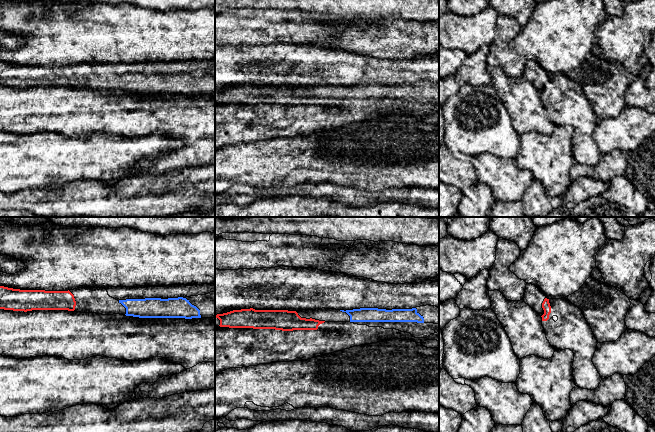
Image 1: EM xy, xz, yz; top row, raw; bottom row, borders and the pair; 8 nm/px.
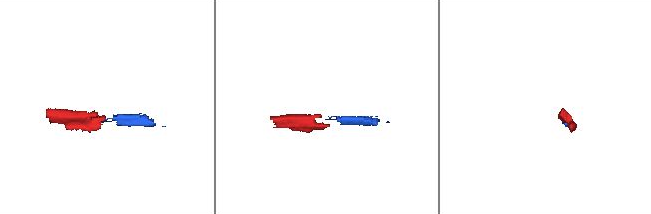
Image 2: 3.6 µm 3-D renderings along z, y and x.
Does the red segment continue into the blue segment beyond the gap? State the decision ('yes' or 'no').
yes

